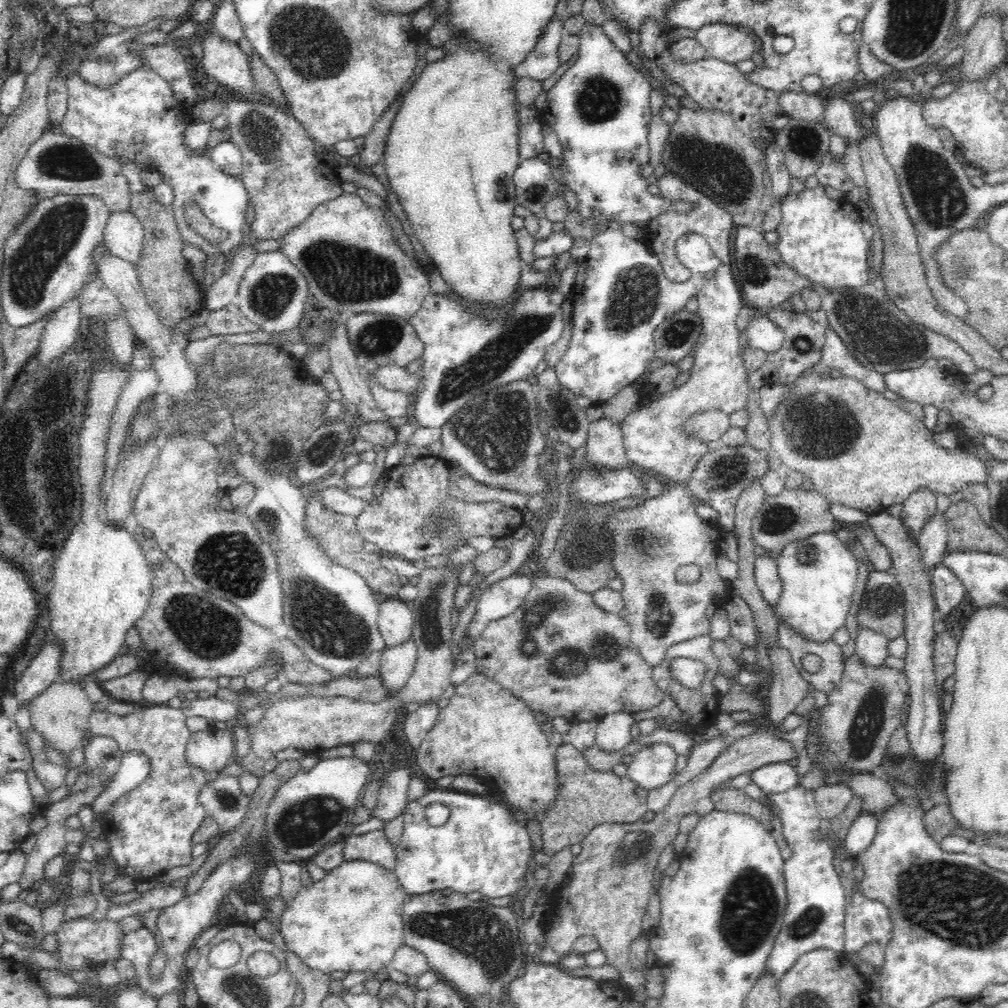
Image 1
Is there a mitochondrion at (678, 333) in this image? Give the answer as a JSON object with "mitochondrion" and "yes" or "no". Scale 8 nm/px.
{"mitochondrion":"yes"}

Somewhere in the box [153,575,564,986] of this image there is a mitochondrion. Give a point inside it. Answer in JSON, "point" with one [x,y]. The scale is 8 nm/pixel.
{"point":[483,936]}

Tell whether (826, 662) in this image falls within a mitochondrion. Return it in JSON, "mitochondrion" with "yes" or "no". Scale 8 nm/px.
{"mitochondrion":"no"}

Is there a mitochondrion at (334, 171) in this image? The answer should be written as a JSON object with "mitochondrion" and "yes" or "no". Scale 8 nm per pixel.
{"mitochondrion":"no"}

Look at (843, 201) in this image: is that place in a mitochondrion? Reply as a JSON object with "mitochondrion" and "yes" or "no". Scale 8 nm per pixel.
{"mitochondrion":"no"}

